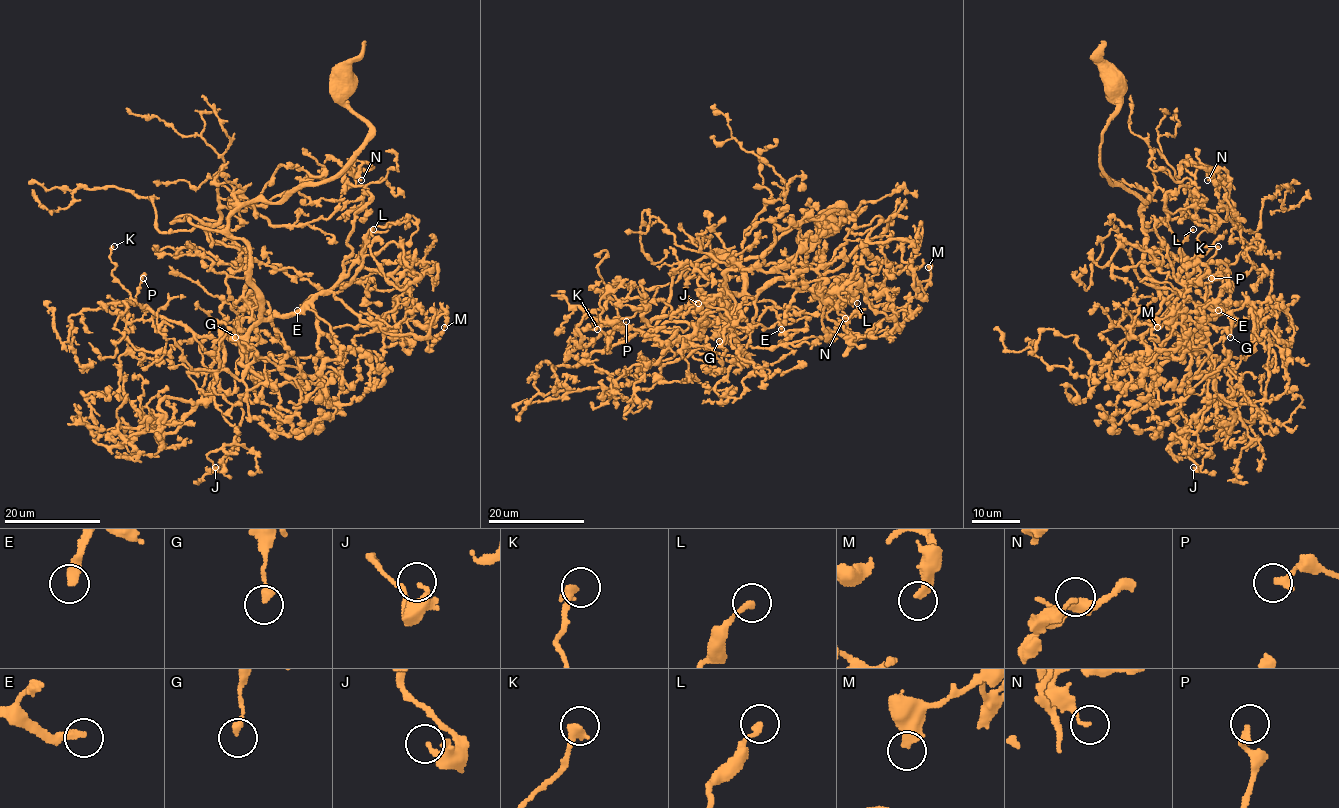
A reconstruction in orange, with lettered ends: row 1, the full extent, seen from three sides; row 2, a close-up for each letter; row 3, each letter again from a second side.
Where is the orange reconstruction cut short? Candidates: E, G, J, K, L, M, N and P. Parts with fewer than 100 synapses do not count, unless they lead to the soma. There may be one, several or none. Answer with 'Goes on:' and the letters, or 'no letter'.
Goes on: E

